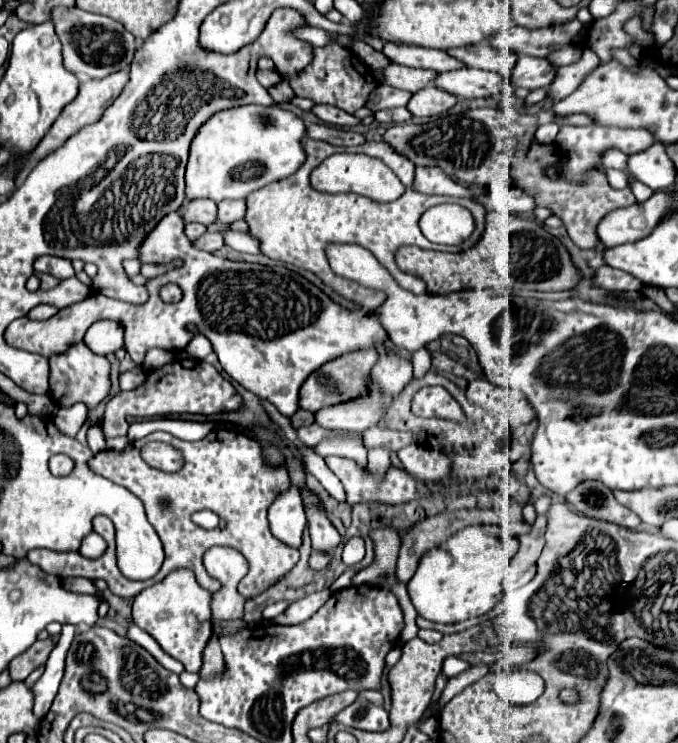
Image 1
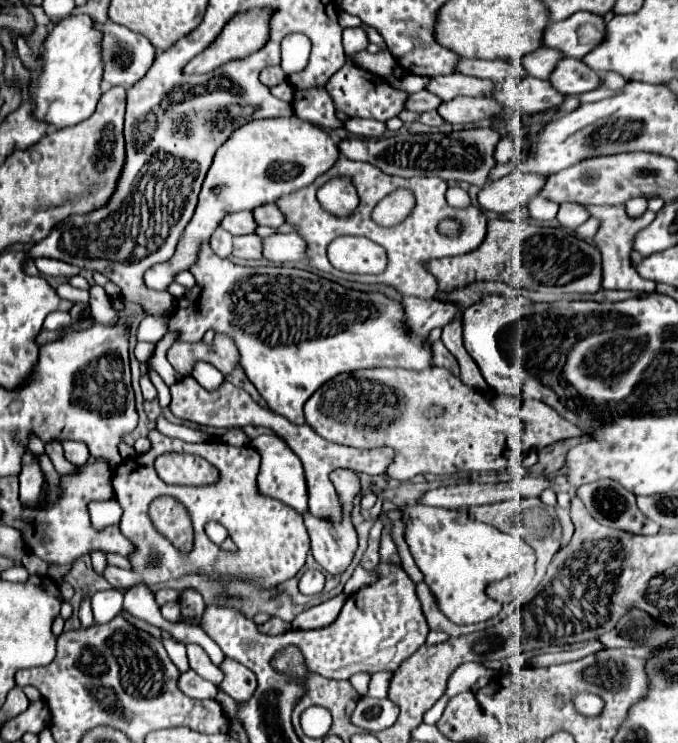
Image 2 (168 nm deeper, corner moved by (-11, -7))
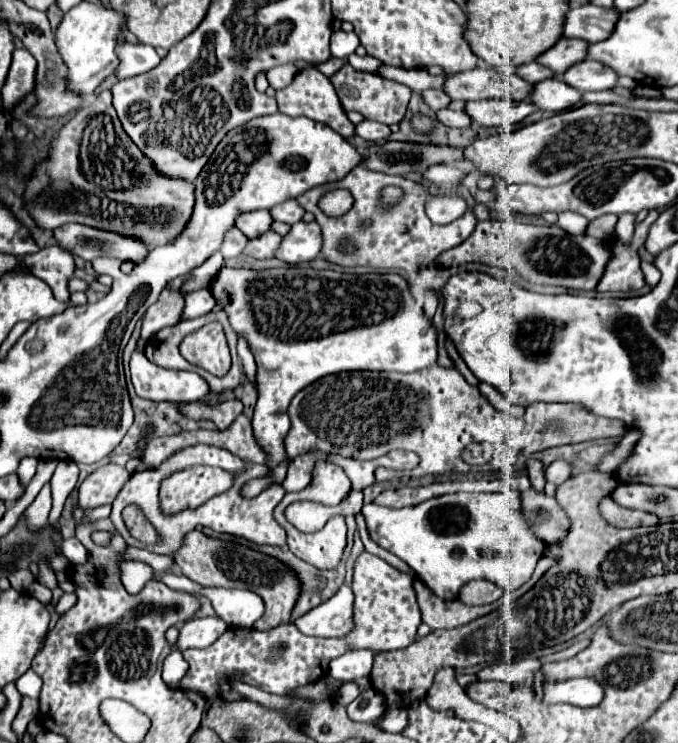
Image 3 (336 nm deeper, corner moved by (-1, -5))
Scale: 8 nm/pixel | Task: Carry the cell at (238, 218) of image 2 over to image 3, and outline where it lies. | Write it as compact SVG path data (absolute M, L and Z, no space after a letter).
M249 211L245 215L237 215L237 223L235 223L235 227L241 229L243 235L247 235L249 239L269 231L269 225L271 225L269 211Z

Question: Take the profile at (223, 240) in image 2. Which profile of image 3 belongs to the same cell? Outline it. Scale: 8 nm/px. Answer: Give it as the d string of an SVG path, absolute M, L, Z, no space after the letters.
M229 229L229 231L225 233L225 243L221 243L219 251L221 251L221 255L223 255L225 259L237 257L237 255L241 255L245 243L247 243L247 237L245 237L239 229Z

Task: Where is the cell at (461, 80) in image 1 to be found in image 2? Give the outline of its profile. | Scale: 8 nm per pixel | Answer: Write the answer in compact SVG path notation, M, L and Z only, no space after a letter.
M525 77L523 81L499 83L495 101L499 101L505 109L517 109L519 113L541 113L557 109L565 101L565 95L559 93L549 81Z

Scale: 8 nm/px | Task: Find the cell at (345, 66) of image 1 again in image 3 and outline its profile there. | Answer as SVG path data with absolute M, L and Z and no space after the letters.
M345 63L335 75L331 75L329 81L333 83L345 111L357 111L365 119L379 121L385 125L399 123L405 117L405 111L407 111L407 105L411 99L411 91L409 91L409 87L405 87L401 83L393 83L393 81L383 79L381 75L375 75L375 73L355 71L353 67L349 67L349 63Z

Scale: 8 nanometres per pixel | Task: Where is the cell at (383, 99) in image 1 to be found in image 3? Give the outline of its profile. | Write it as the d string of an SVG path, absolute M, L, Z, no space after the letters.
M429 89L429 91L421 91L419 95L421 95L421 99L425 101L425 105L429 105L433 111L439 111L439 109L447 107L449 101L451 101L443 91L433 91L433 89Z

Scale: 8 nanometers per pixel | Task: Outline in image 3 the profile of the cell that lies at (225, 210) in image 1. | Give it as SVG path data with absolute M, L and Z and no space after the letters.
M291 199L291 201L279 203L277 207L271 207L269 213L273 215L275 221L283 221L283 223L287 223L287 225L293 225L293 223L297 223L297 221L303 217L305 211L297 205L297 201Z

